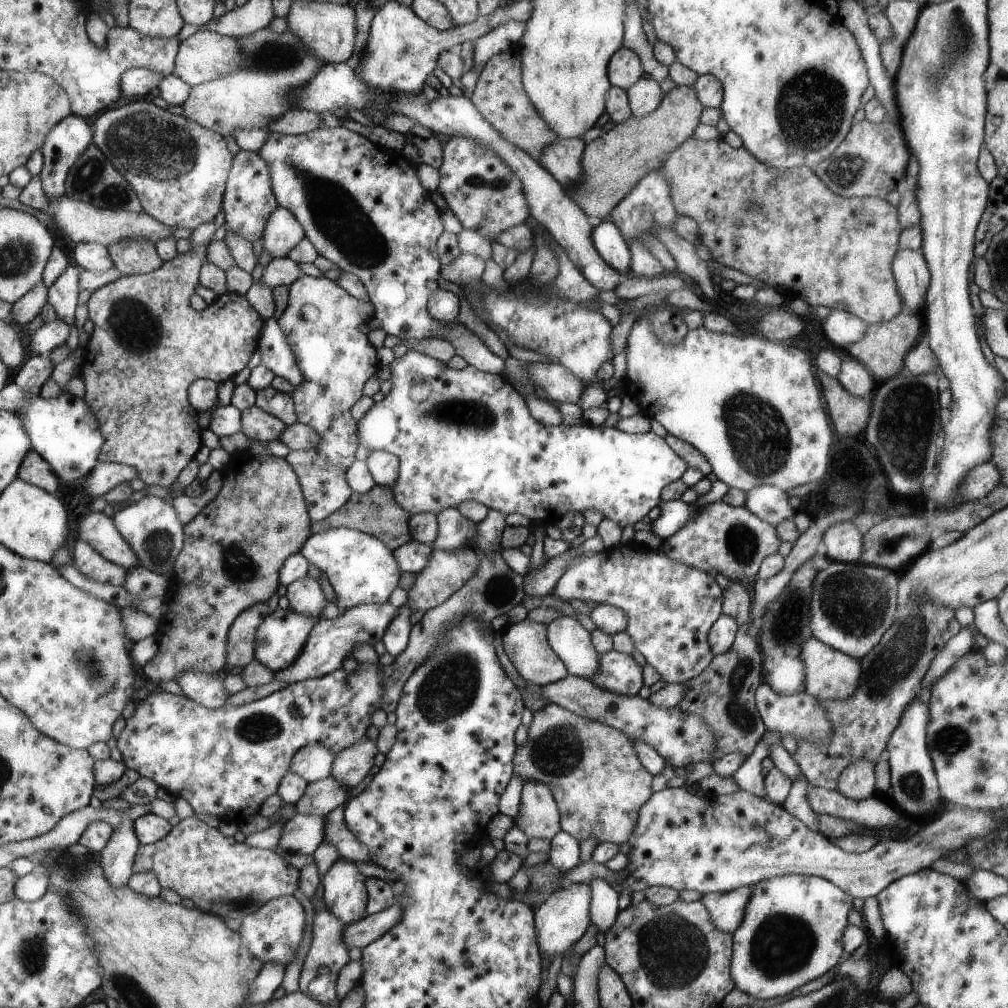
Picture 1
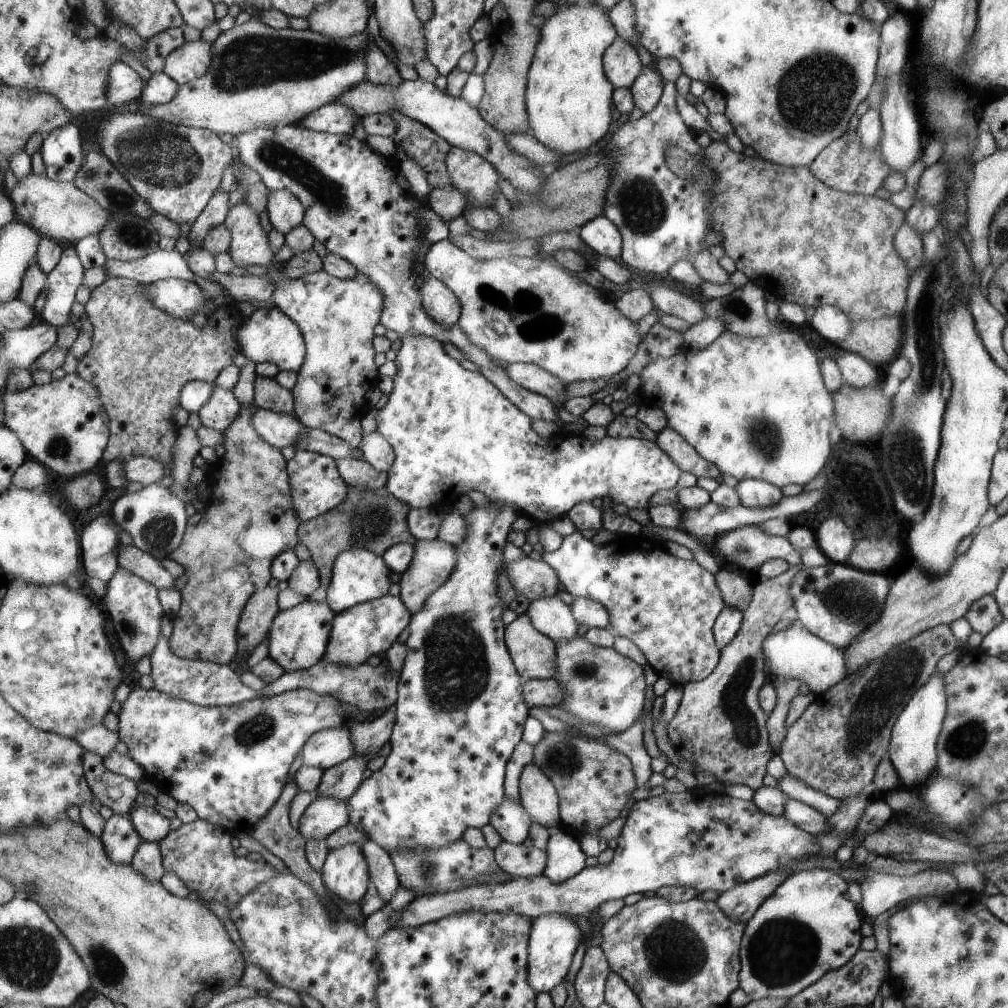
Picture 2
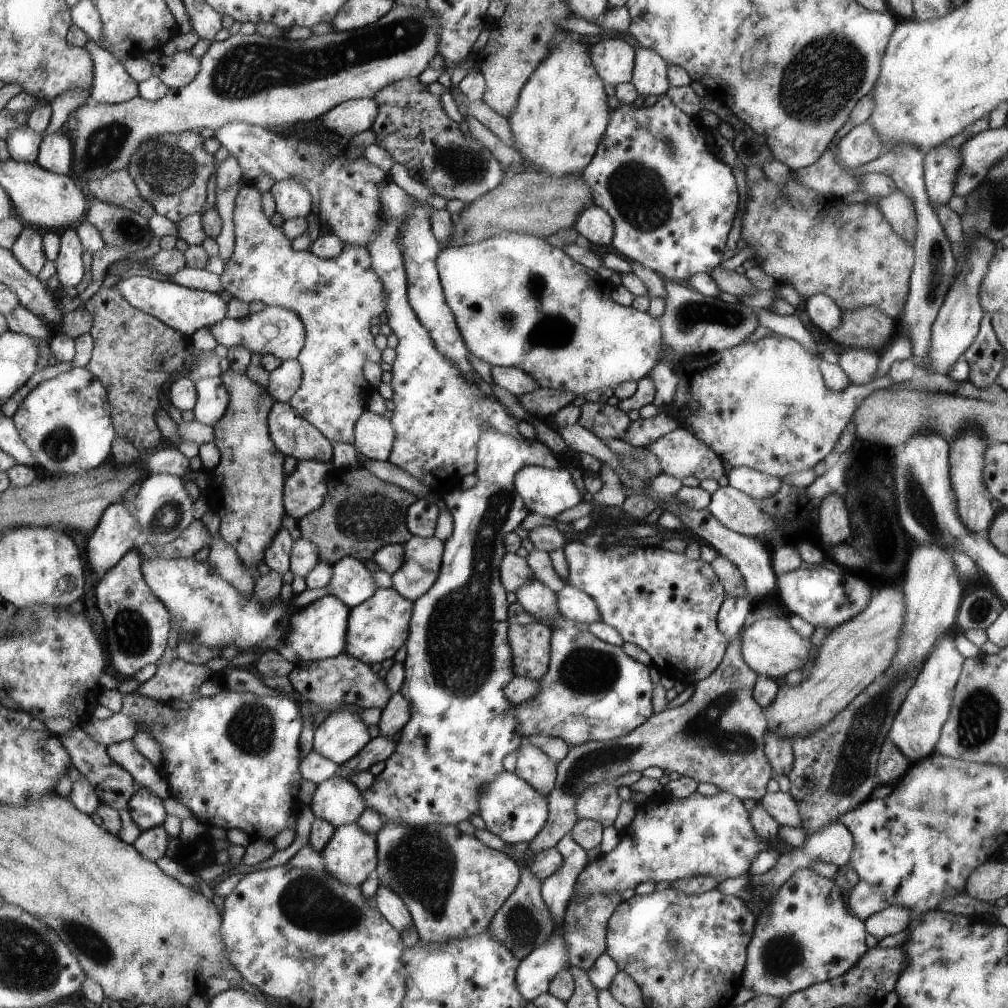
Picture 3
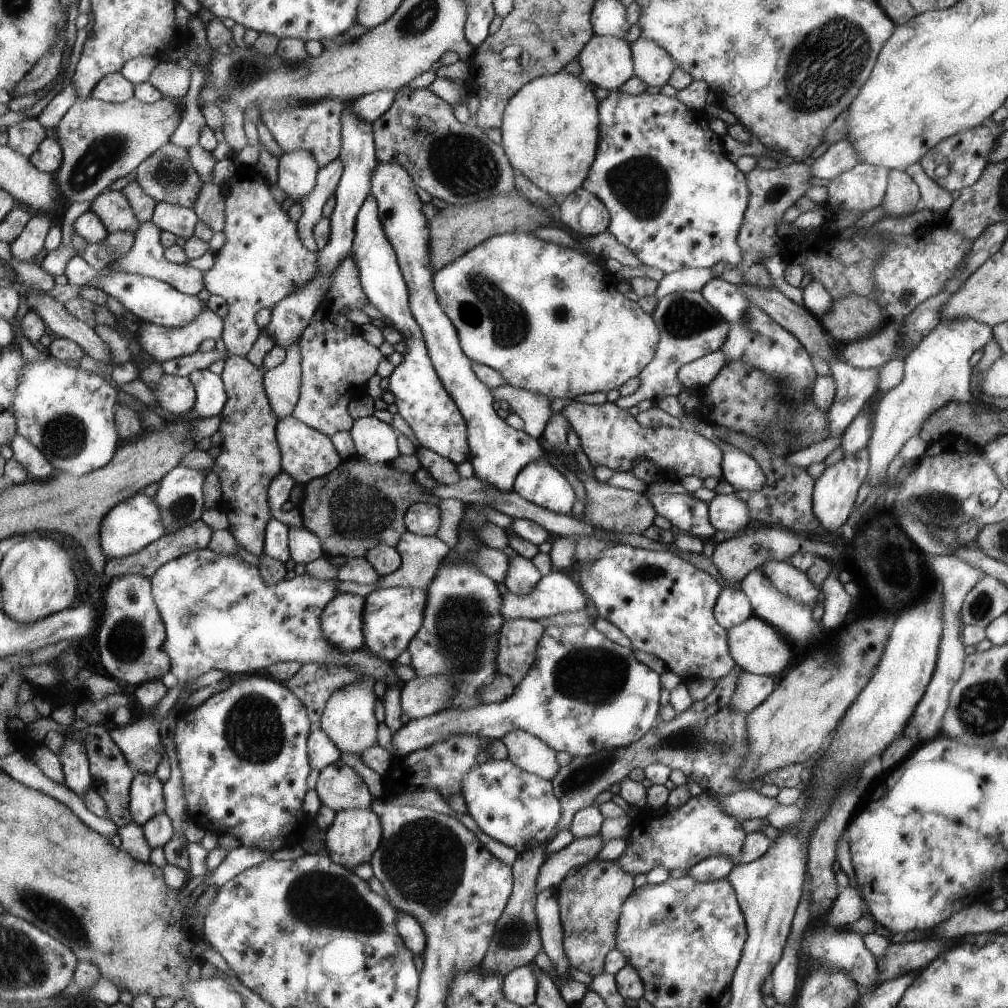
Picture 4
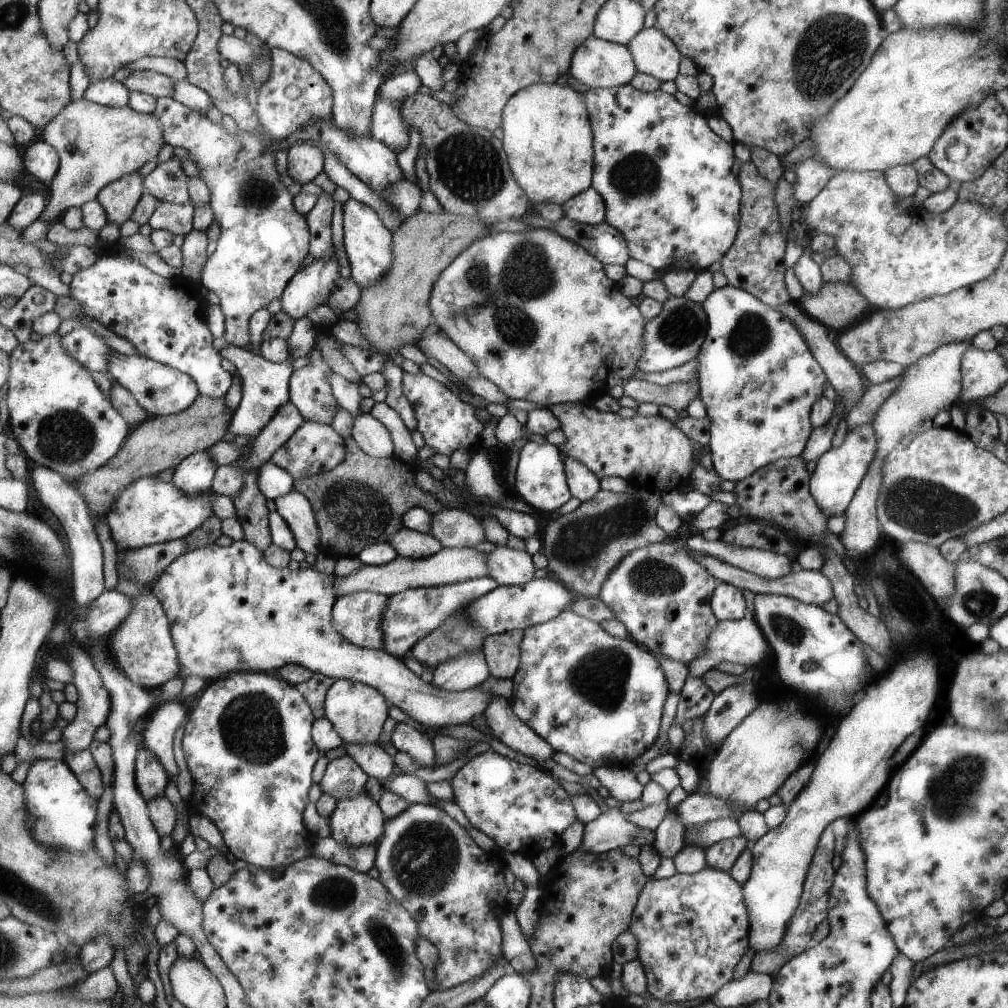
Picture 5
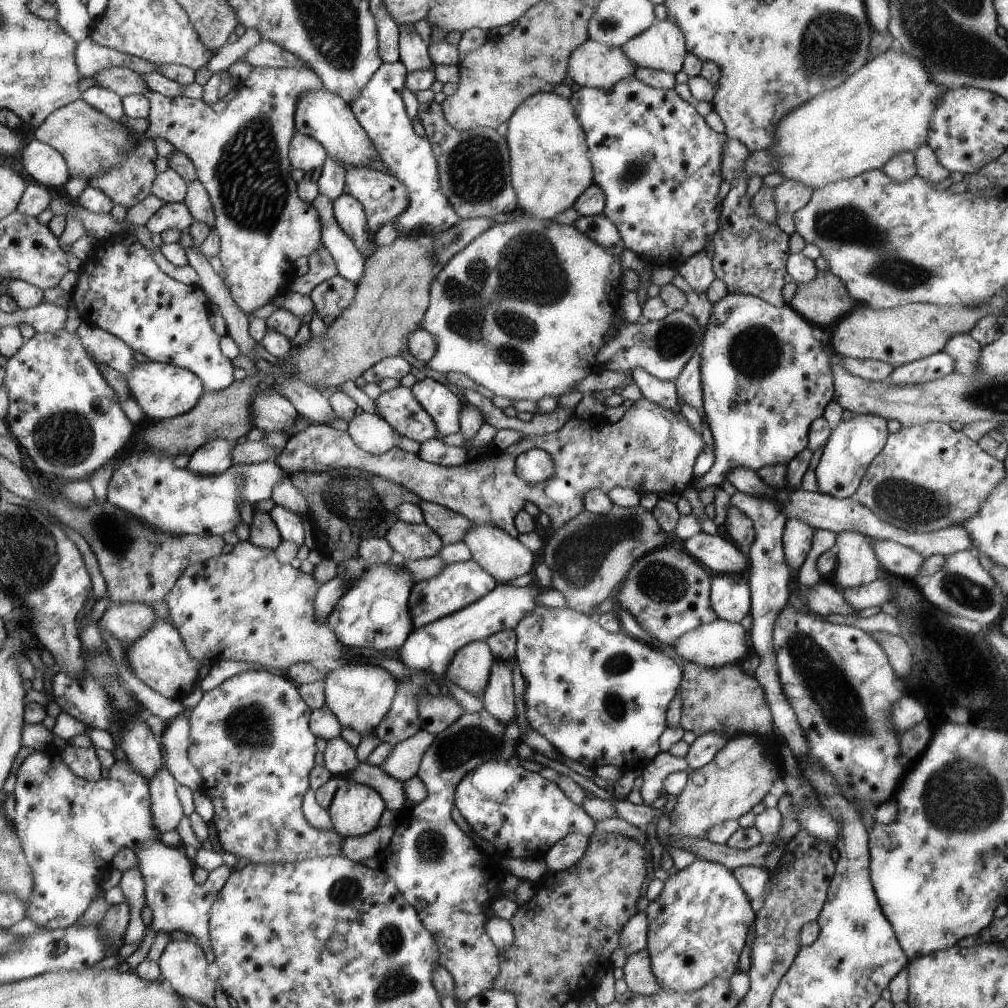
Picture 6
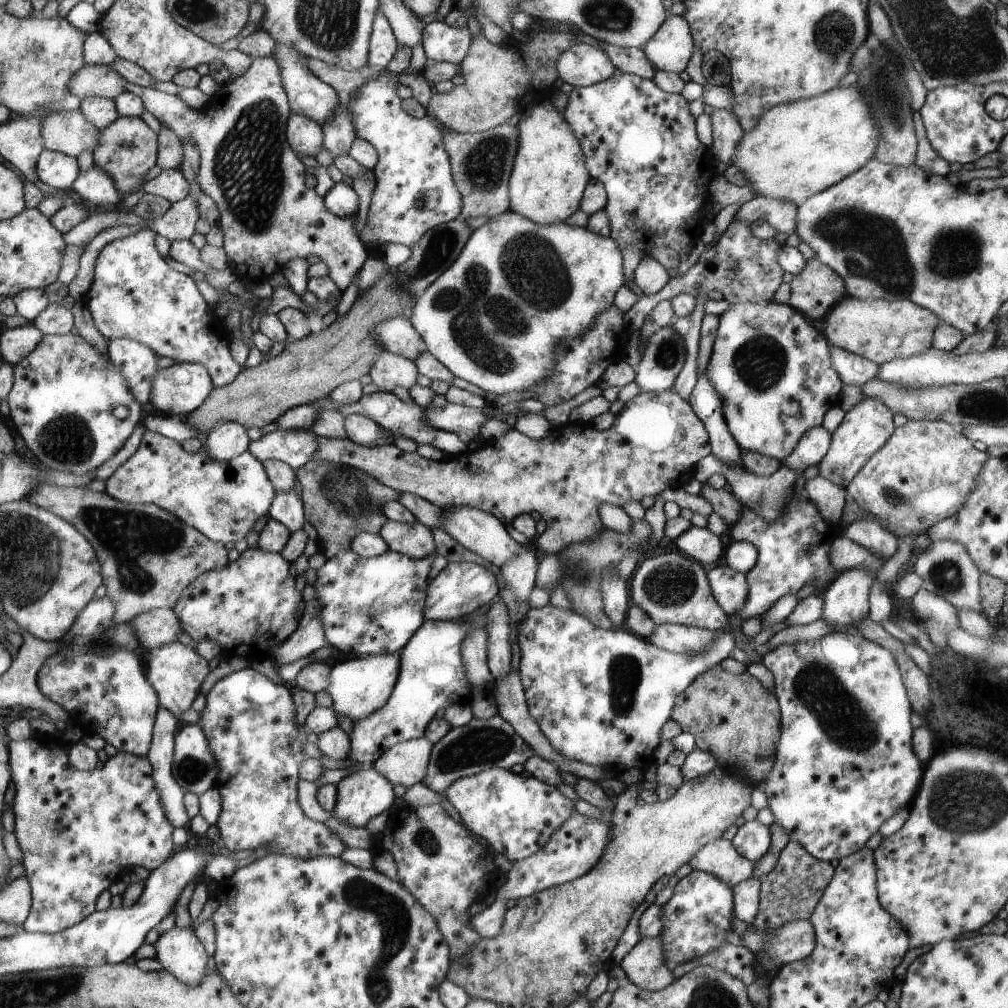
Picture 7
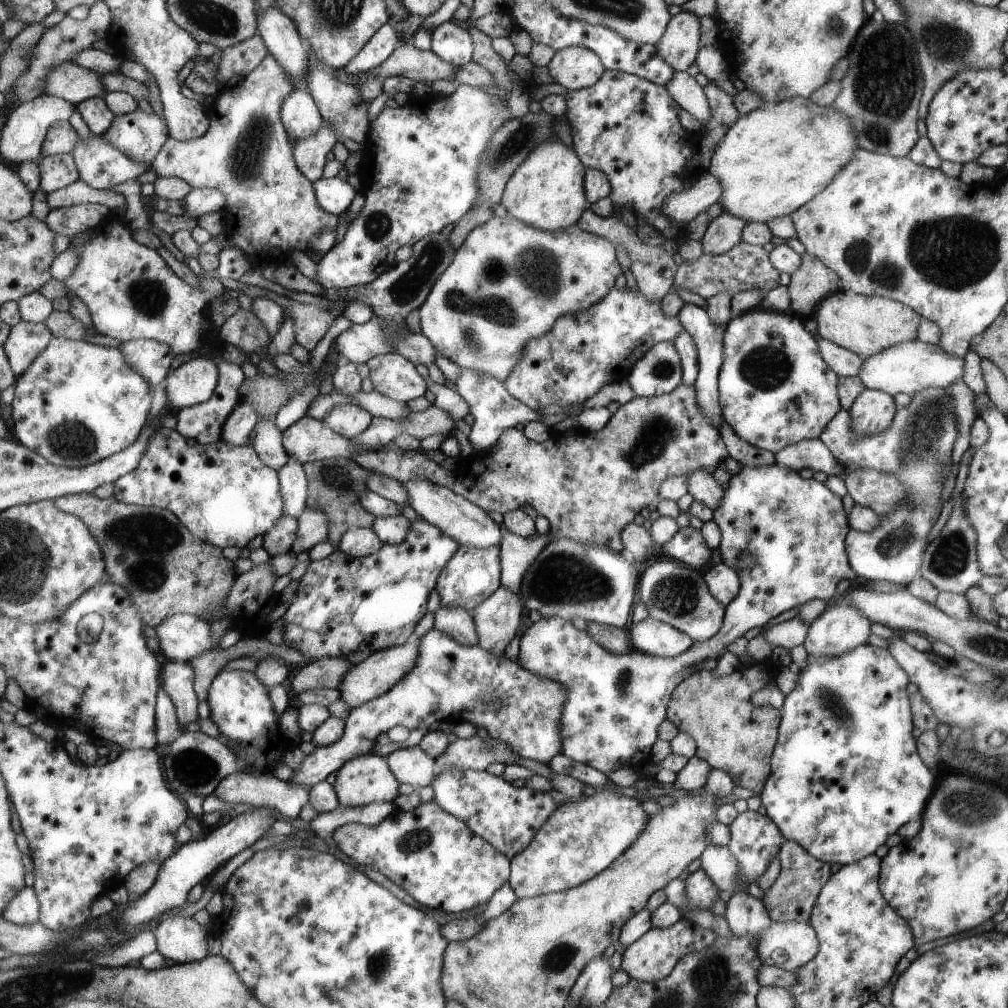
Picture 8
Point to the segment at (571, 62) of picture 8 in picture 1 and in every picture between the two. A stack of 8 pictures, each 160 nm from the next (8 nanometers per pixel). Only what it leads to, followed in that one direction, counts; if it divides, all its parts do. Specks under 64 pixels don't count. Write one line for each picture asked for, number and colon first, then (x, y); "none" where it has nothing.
1: (625, 67)
2: (621, 64)
3: (614, 60)
4: (605, 62)
5: (598, 64)
6: (592, 64)
7: (581, 65)

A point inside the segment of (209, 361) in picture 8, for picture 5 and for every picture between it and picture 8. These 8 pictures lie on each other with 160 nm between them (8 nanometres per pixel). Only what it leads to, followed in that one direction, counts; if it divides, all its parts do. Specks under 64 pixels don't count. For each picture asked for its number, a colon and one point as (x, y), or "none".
5: (162, 390)
6: (163, 391)
7: (178, 390)

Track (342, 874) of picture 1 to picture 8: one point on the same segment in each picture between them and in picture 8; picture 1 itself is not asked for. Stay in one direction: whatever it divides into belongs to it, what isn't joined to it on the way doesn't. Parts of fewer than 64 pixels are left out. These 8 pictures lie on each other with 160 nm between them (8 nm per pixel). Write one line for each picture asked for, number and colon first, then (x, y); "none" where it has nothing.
2: (346, 873)
3: (352, 854)
4: (357, 833)
5: (357, 821)
6: (356, 810)
7: (363, 794)
8: (366, 779)

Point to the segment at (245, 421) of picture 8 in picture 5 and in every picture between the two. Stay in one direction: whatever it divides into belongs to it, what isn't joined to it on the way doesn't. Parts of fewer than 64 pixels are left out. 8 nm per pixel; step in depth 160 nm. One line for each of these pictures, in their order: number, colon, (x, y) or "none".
5: (195, 475)
6: (215, 457)
7: (228, 441)

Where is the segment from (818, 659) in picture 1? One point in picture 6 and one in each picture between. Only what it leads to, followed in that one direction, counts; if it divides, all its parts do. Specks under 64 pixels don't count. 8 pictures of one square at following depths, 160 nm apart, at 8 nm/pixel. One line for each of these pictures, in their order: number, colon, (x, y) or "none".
2: (794, 653)
3: (768, 646)
4: (755, 646)
5: (741, 641)
6: (717, 643)

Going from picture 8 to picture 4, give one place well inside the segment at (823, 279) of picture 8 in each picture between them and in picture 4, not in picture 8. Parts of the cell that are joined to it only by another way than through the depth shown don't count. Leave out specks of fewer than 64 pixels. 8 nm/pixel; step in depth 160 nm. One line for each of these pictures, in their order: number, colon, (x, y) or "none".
4: (849, 318)
5: (836, 305)
6: (823, 299)
7: (816, 288)

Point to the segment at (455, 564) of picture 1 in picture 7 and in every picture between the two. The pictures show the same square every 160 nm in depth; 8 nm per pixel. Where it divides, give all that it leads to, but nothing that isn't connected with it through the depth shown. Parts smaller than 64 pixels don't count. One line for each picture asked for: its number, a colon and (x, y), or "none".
2: (434, 560)
3: (423, 557)
4: (421, 554)
5: (409, 543)
6: (411, 542)
7: (417, 540)

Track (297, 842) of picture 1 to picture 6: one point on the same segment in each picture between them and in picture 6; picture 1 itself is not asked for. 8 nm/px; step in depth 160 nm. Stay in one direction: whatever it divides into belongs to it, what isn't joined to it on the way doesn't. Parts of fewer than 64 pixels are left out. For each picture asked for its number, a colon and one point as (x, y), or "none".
2: (324, 815)
3: (338, 801)
4: (339, 786)
5: (344, 778)
6: (340, 758)

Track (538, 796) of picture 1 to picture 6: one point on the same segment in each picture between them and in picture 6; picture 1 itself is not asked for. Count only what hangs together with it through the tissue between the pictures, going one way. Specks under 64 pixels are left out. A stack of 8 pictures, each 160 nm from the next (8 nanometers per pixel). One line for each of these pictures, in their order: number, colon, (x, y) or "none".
2: (538, 796)
3: (532, 764)
4: (529, 753)
5: (504, 725)
6: (497, 699)

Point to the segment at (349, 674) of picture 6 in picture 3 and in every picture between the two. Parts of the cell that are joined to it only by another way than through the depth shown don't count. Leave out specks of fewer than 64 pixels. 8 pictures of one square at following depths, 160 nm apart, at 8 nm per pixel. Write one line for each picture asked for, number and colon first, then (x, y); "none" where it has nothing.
3: (342, 735)
4: (349, 718)
5: (358, 711)

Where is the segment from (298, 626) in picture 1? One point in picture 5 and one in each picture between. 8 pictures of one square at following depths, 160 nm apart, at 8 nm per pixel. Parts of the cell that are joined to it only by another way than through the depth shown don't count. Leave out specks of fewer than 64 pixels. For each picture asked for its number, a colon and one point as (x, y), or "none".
2: (299, 637)
3: (319, 630)
4: (343, 622)
5: (357, 616)

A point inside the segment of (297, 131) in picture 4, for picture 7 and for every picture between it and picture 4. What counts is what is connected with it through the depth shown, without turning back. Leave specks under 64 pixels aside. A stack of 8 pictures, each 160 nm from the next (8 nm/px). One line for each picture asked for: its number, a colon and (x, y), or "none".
5: (264, 241)
6: (242, 155)
7: (269, 217)

